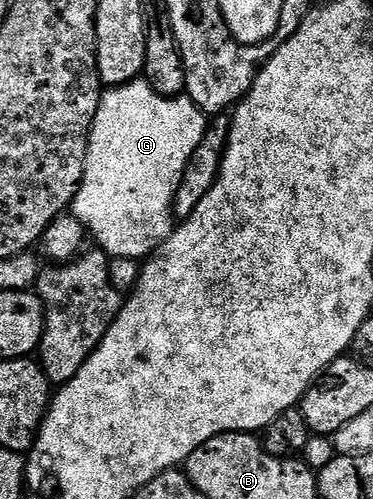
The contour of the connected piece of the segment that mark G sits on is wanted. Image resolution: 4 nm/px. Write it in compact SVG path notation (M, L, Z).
M143 81L129 82L126 86L116 86L104 93L99 103L89 172L83 175L83 183L73 203L74 215L80 222L96 227L100 240L107 242L105 250L111 258L143 260L163 245L173 229L175 195L183 183L183 174L189 169L191 159L209 129L208 115L198 101L167 102L165 95L158 94Z

